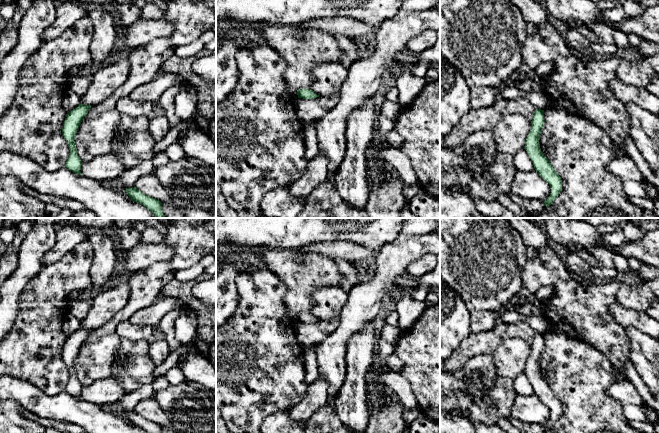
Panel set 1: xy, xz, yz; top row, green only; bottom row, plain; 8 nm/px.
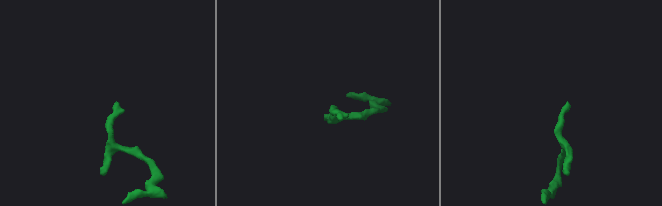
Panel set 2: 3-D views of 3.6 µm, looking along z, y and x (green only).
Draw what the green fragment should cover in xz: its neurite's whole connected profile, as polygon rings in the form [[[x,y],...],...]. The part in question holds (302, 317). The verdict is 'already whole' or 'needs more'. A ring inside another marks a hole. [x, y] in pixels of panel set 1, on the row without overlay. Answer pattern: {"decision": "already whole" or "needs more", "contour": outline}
{"decision": "already whole", "contour": [[[298,313],[297,314],[298,322],[303,323],[313,323],[319,321],[319,319],[315,318],[311,313]]]}

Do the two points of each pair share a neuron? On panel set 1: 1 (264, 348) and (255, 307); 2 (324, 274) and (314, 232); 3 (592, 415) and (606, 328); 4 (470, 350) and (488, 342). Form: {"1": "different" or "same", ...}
{"1": "same", "2": "different", "3": "different", "4": "same"}

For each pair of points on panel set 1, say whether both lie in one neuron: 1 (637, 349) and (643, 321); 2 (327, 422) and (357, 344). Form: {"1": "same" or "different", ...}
{"1": "different", "2": "different"}

